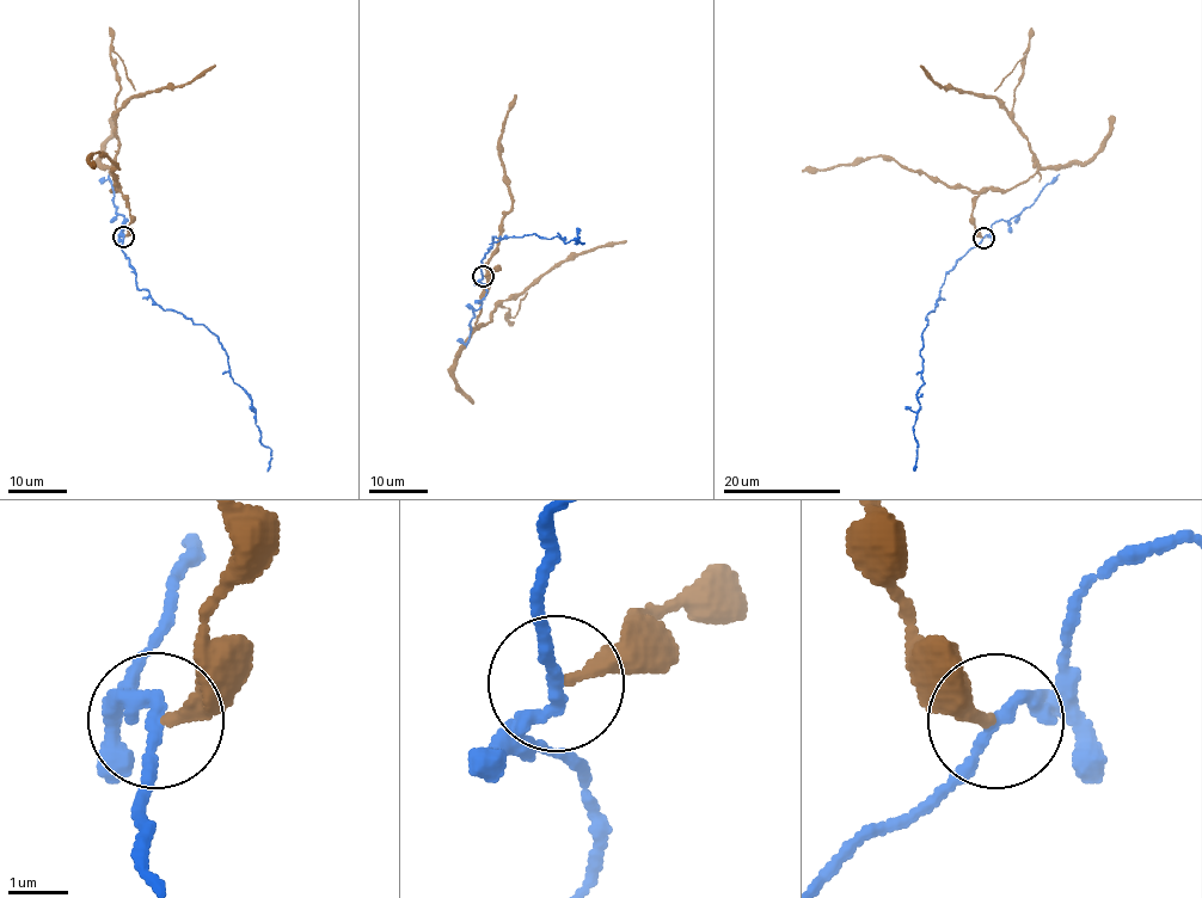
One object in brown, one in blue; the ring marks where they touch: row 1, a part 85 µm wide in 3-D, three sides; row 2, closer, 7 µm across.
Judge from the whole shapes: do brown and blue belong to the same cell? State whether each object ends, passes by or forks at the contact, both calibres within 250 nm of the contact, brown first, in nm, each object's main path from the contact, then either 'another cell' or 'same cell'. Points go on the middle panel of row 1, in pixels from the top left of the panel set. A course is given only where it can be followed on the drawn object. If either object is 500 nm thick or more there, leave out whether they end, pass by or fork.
brown ends; blue passes by; calibres 220 and 190 nm; course brown (483, 276), (497, 266), (490, 276), (477, 326), (490, 321), (498, 306), (526, 290), (563, 262), (626, 241); course blue (483, 276), (480, 262), (494, 235), (534, 234), (569, 243), (577, 237), (584, 244), (576, 239); another cell

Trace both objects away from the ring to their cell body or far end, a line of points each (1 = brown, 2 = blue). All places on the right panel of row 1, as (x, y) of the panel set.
1: (983, 238), (971, 220), (973, 200), (1023, 182), (1036, 159), (995, 100), (946, 88), (921, 65)
2: (983, 238), (948, 272), (933, 312), (926, 315), (914, 471)

